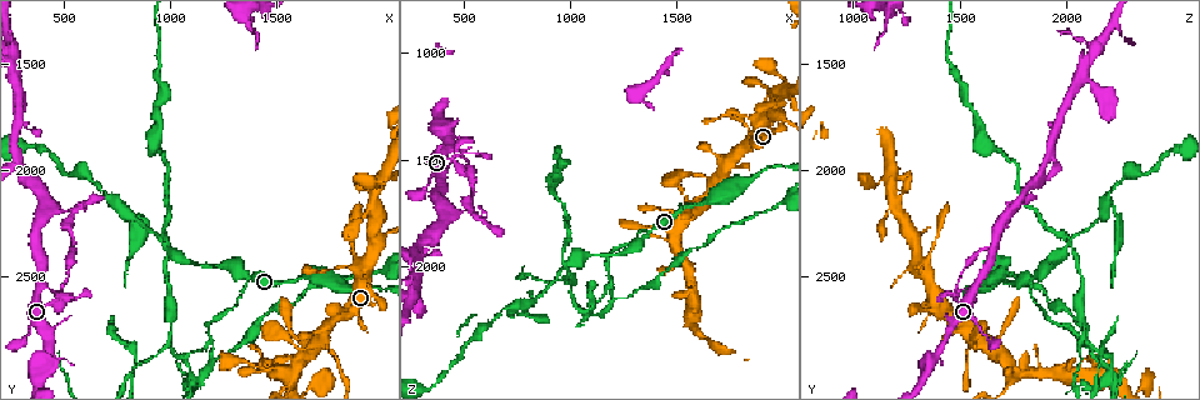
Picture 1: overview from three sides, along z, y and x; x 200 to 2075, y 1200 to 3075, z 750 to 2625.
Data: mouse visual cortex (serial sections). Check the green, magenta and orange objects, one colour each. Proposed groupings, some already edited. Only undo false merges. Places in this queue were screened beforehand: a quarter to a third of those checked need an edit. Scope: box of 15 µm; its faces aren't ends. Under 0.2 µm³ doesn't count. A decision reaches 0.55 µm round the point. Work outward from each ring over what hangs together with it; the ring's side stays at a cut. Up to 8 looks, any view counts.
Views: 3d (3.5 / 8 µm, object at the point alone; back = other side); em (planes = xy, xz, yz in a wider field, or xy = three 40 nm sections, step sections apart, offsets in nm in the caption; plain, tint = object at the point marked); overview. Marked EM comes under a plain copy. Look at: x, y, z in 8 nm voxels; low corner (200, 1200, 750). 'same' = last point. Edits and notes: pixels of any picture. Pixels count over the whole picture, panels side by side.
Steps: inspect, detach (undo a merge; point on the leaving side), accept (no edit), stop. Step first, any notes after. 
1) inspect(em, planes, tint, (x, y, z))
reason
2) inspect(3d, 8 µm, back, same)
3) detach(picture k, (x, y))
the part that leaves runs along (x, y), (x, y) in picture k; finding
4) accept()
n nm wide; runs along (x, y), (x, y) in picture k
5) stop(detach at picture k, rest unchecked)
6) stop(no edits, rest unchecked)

inspect(3d, 8 µm, (980, 2340, 2010))
looks like a crossing

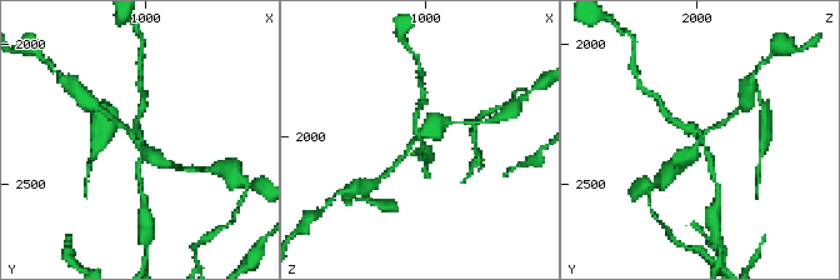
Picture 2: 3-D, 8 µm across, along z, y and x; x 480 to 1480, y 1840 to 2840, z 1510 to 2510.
inspect(em, xy, step 2, tint, (970, 2340, 2010))
now the EM

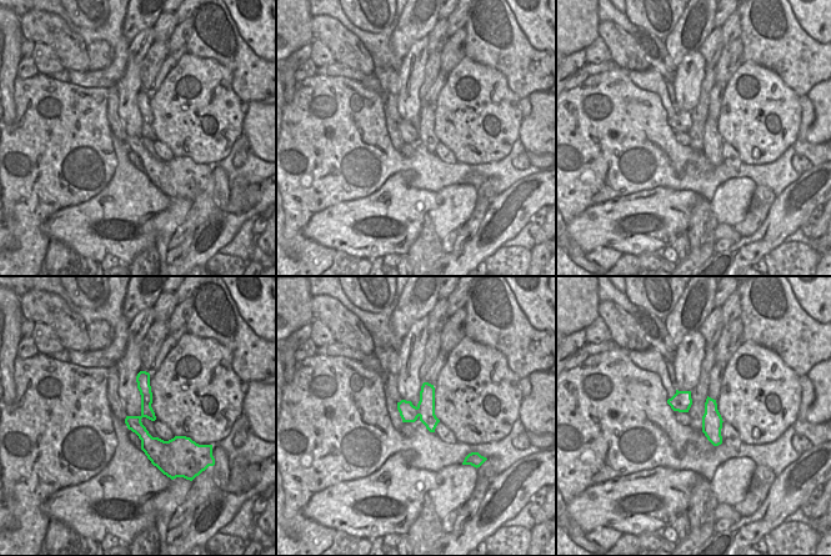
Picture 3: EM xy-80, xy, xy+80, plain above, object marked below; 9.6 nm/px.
detach(picture 2, (679, 124))
arms of 150, 200, 200, 450 nm; two cells meet here

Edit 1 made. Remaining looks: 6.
inspect(3d, 8 µm, back, (770, 2170, 2190))
sharp bend

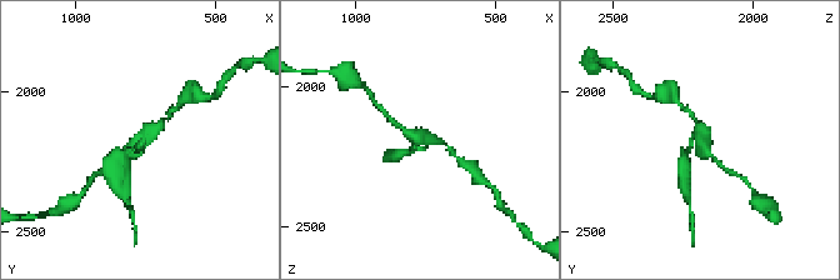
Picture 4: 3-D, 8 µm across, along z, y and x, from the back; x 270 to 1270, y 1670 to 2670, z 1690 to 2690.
inspect(3d, 3.5 µm, (780, 2170, 2180))
closer look

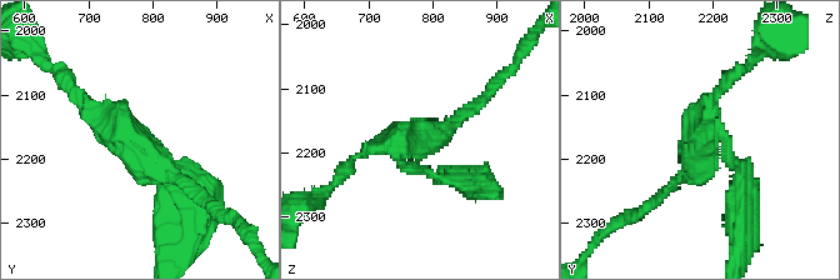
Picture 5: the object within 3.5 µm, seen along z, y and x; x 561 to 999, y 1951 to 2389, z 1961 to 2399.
inspect(em, xy, step 5, tint, (770, 2180, 2185))
now the EM

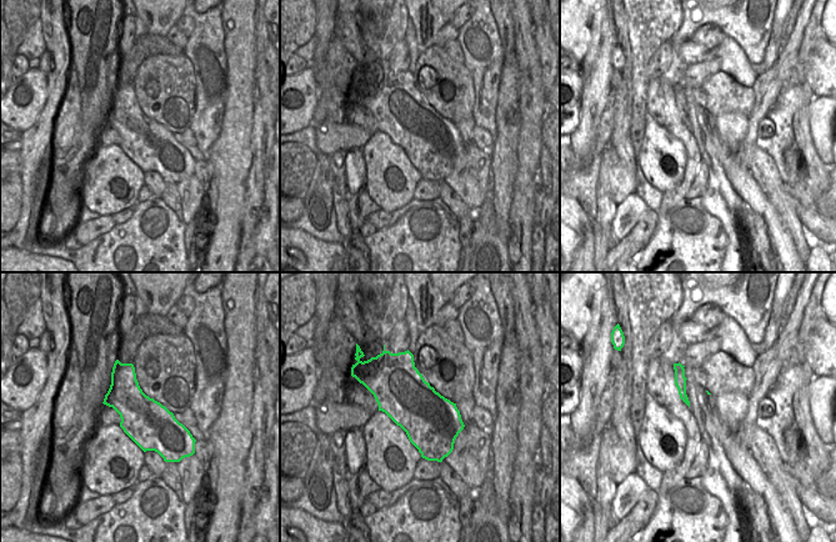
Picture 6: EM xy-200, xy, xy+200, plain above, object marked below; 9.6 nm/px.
accept()
runs along (196, 196), (74, 93) in picture 5; continuous, no second cell

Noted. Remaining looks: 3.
inspect(3d, 3.5 µm, (520, 2200, 1760))
abrupt turn

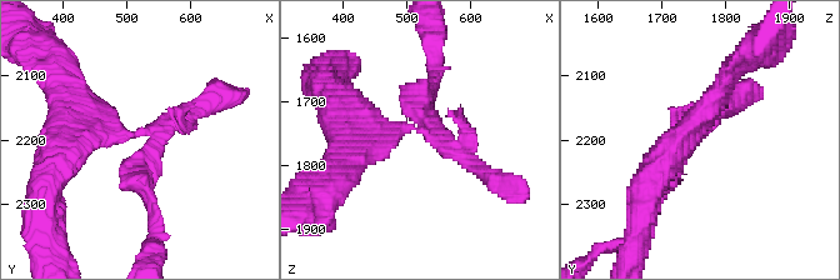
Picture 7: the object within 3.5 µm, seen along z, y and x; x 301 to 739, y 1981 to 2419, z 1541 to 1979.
inspect(em, xy, step 5, tint, (530, 2185, 1745))
shape alone is not enough

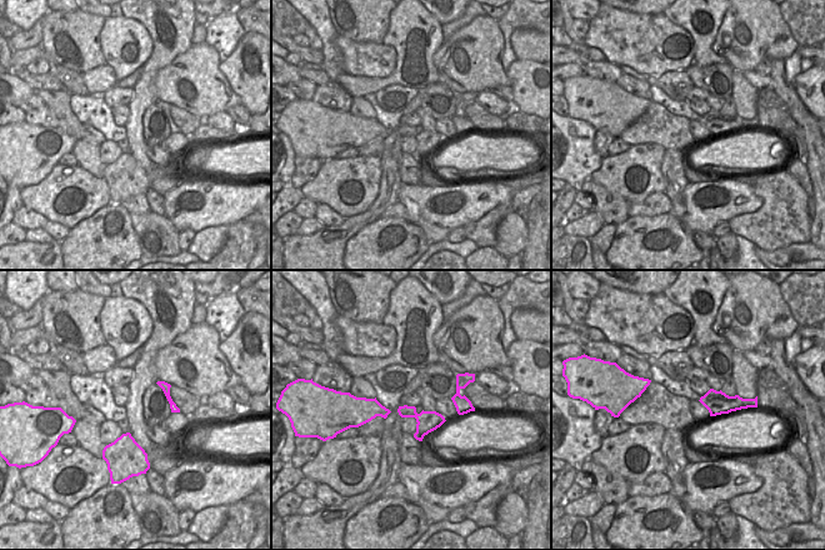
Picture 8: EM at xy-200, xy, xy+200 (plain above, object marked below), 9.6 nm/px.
inspect(em, xy, step 2, tint, same)

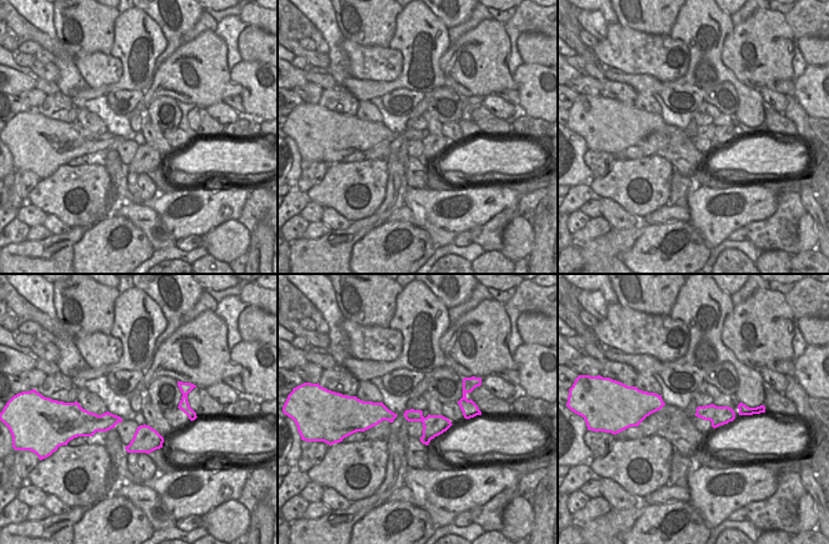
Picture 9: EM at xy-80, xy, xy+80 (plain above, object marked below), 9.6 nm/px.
detach(picture 7, (674, 115))
a second cell is stuck on

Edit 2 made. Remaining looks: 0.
stop(detach at picture 2, detach at picture 7, rest unchecked)

